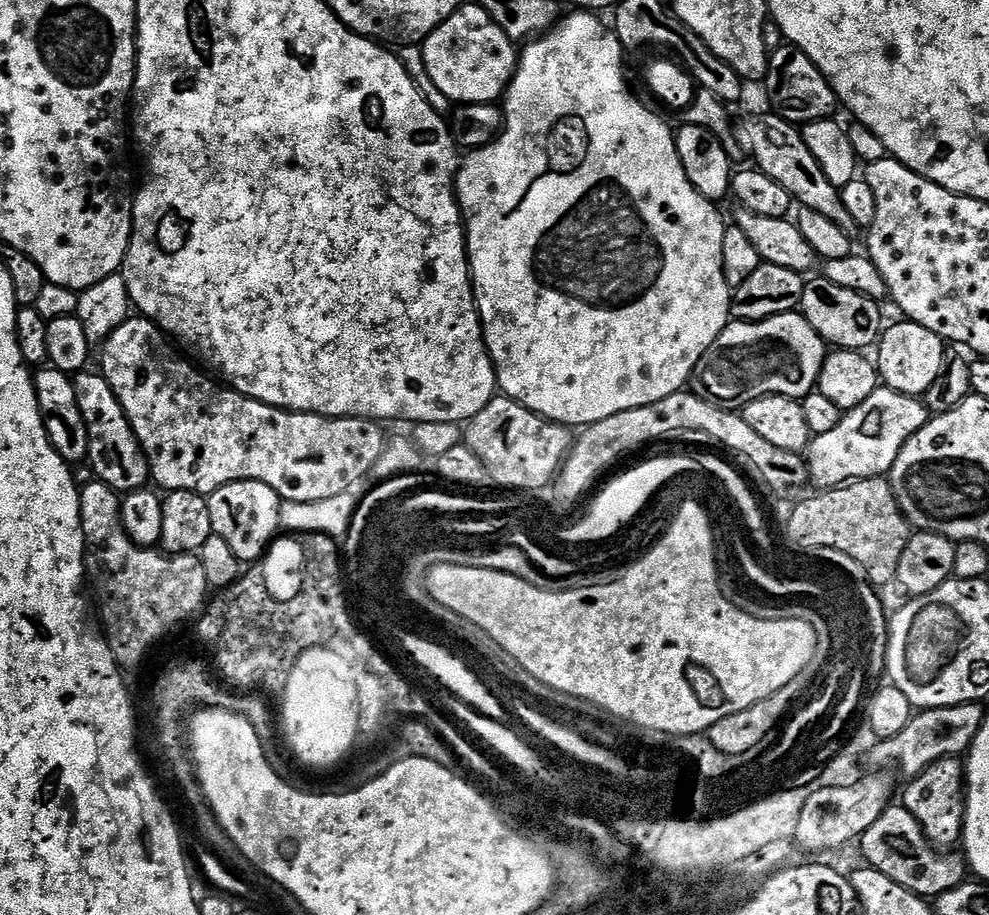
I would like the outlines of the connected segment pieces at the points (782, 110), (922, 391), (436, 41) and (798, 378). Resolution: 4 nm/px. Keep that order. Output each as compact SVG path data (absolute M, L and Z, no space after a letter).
M781 46L771 49L768 58L768 100L772 103L771 111L777 116L781 116L786 122L797 126L803 126L810 122L829 119L833 115L832 111L838 108L838 101L830 82L806 58L802 50L791 46Z
M911 322L896 324L893 328L885 327L875 349L874 363L883 387L894 390L898 394L923 398L938 382L938 374L942 374L942 366L946 359L946 341L934 334L934 330L926 330L926 326L918 326Z
M465 2L453 16L446 18L431 34L425 38L422 45L424 61L428 77L446 94L446 98L453 105L462 104L495 104L505 95L512 74L516 71L516 61L518 59L517 45L501 30L482 10L479 2Z
M799 310L783 312L765 320L729 322L722 334L718 334L714 346L702 354L698 366L692 371L690 388L701 399L729 410L743 410L751 400L763 396L788 396L792 400L800 400L817 387L829 351L829 345L816 333L814 326L806 322Z

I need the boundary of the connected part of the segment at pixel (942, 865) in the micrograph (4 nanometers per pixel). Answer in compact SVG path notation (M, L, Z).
M903 806L888 807L880 815L878 822L874 822L870 830L861 834L858 847L867 867L886 874L886 878L890 878L898 886L925 898L935 898L946 894L946 890L954 890L959 884L965 883L970 872L963 855L938 854L937 849L928 843L924 831L910 814L910 810Z

